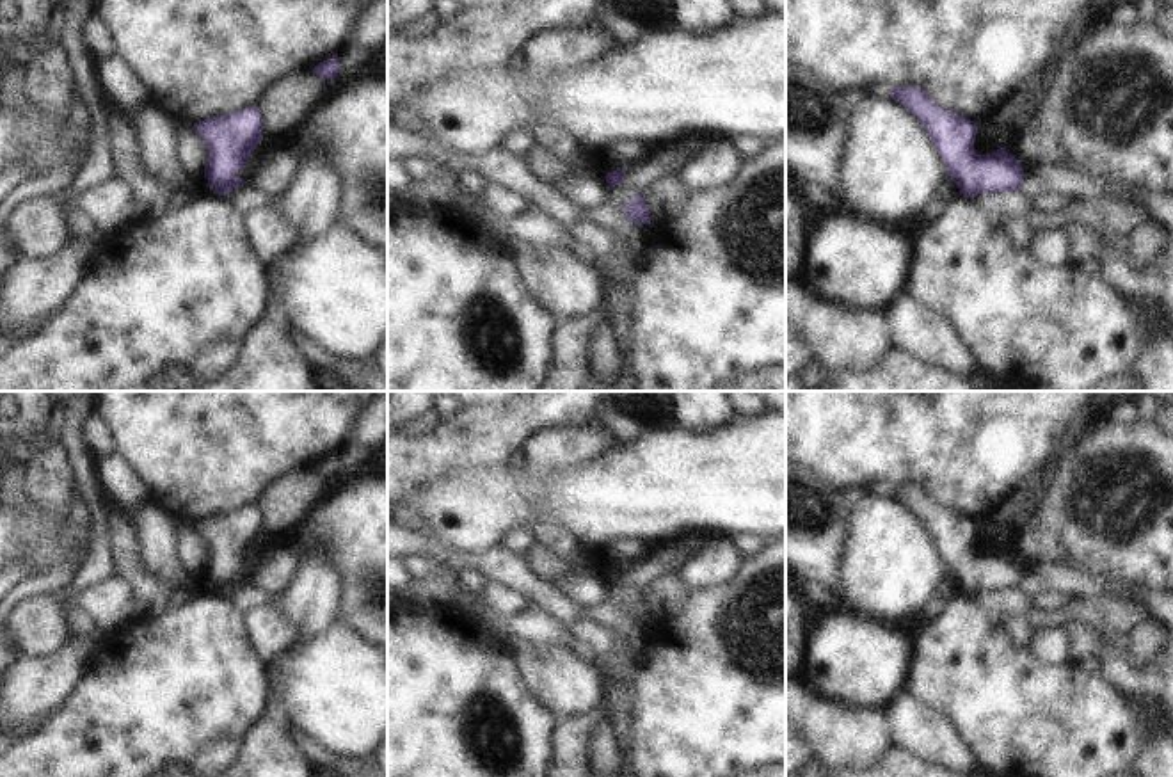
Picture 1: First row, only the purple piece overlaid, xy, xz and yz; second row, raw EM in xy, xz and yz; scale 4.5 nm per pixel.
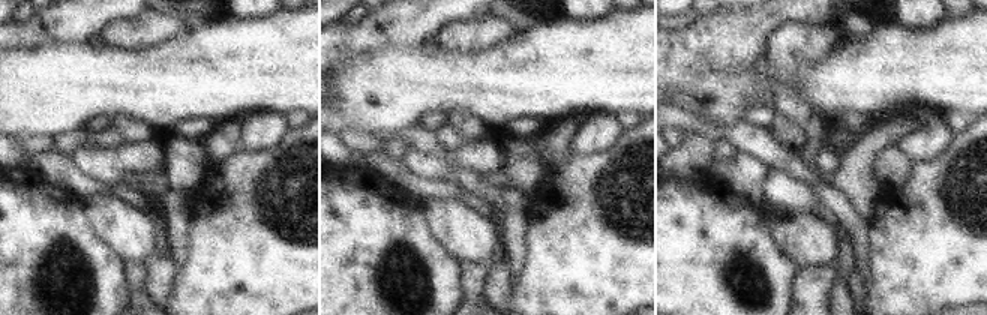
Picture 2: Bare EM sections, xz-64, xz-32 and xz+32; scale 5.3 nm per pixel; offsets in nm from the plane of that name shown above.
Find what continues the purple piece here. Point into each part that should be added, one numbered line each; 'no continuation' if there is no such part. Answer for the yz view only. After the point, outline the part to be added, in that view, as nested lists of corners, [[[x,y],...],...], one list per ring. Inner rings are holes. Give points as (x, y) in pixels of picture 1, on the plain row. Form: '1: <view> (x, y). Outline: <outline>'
no continuation.

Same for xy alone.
no continuation.

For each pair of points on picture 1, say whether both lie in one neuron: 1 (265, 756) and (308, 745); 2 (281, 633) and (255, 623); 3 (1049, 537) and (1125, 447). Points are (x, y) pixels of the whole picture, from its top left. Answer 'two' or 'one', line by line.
1: two
2: one
3: one

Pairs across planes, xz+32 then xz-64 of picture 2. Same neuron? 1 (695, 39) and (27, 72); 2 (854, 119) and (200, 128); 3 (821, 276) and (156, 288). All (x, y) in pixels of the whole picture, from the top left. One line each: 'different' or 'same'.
1: different
2: same
3: different

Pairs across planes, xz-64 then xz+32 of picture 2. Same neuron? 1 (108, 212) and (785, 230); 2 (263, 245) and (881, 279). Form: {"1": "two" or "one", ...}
{"1": "one", "2": "one"}

